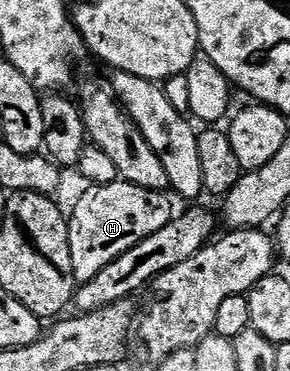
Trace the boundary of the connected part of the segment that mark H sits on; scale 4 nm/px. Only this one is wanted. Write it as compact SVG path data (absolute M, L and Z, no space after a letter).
M120 179L110 185L99 185L88 190L77 201L69 217L69 242L78 282L89 282L105 267L115 263L131 247L143 239L163 231L175 216L170 194L160 189L148 189L132 185Z

